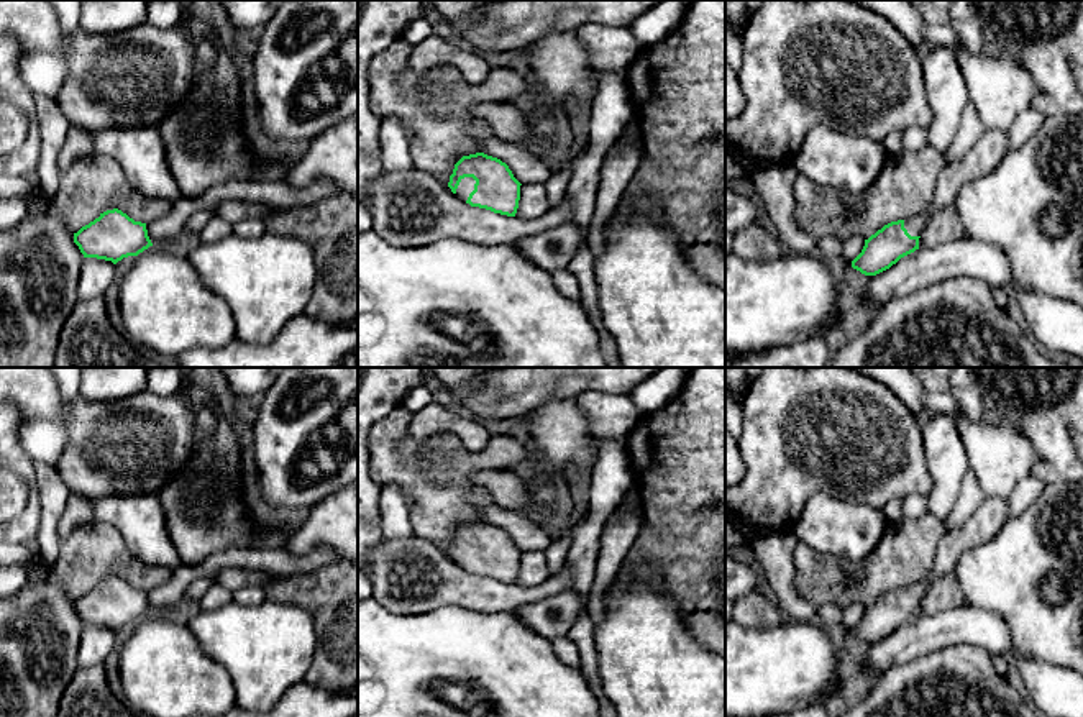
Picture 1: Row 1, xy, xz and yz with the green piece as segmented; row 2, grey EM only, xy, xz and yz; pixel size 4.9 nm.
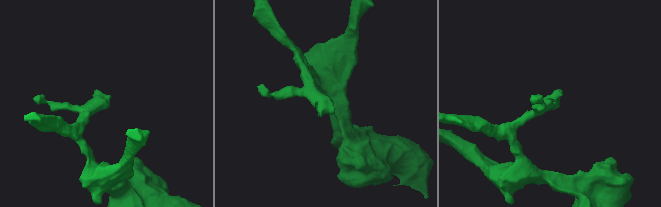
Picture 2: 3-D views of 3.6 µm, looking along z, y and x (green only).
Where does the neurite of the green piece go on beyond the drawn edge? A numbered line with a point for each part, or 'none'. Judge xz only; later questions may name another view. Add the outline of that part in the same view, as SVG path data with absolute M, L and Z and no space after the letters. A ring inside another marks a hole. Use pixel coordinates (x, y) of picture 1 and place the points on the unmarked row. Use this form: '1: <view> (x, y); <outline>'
1: xz (466, 553); M464 545L461 546L458 556L456 556L456 563L461 566L461 568L468 568L469 561L474 558L474 551L476 548L473 545Z

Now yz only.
1: yz (991, 514); M985 497L962 527L947 530L937 546L930 576L922 582L912 582L904 587L907 601L911 604L921 604L925 591L935 579L953 573L962 553L993 540L1008 520L1008 502L999 497Z

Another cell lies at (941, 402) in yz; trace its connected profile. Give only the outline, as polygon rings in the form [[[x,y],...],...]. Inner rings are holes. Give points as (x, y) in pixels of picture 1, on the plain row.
[[[925,392],[922,395],[922,405],[929,410],[935,412],[948,412],[955,413],[958,412],[958,404],[957,400],[950,395],[950,392]]]

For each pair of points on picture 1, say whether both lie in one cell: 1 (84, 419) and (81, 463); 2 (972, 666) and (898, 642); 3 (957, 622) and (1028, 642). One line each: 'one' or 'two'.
1: one
2: two
3: two

